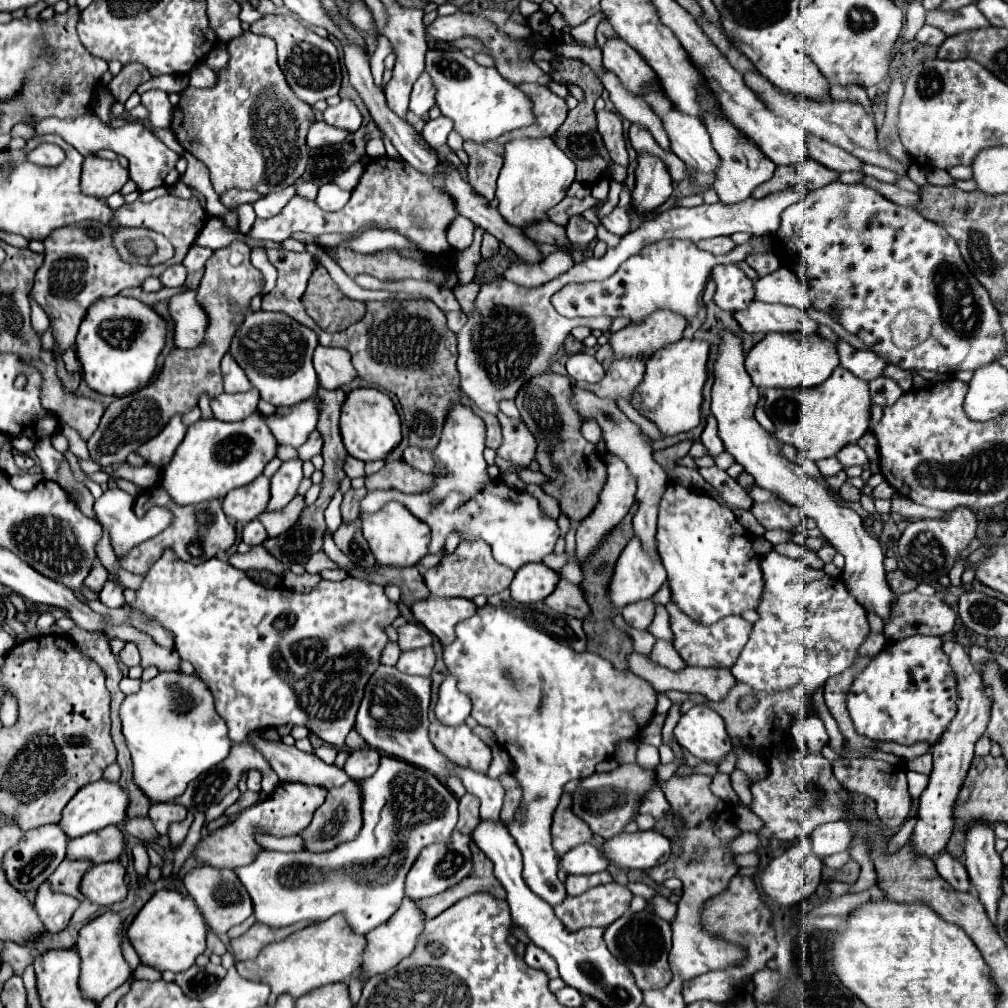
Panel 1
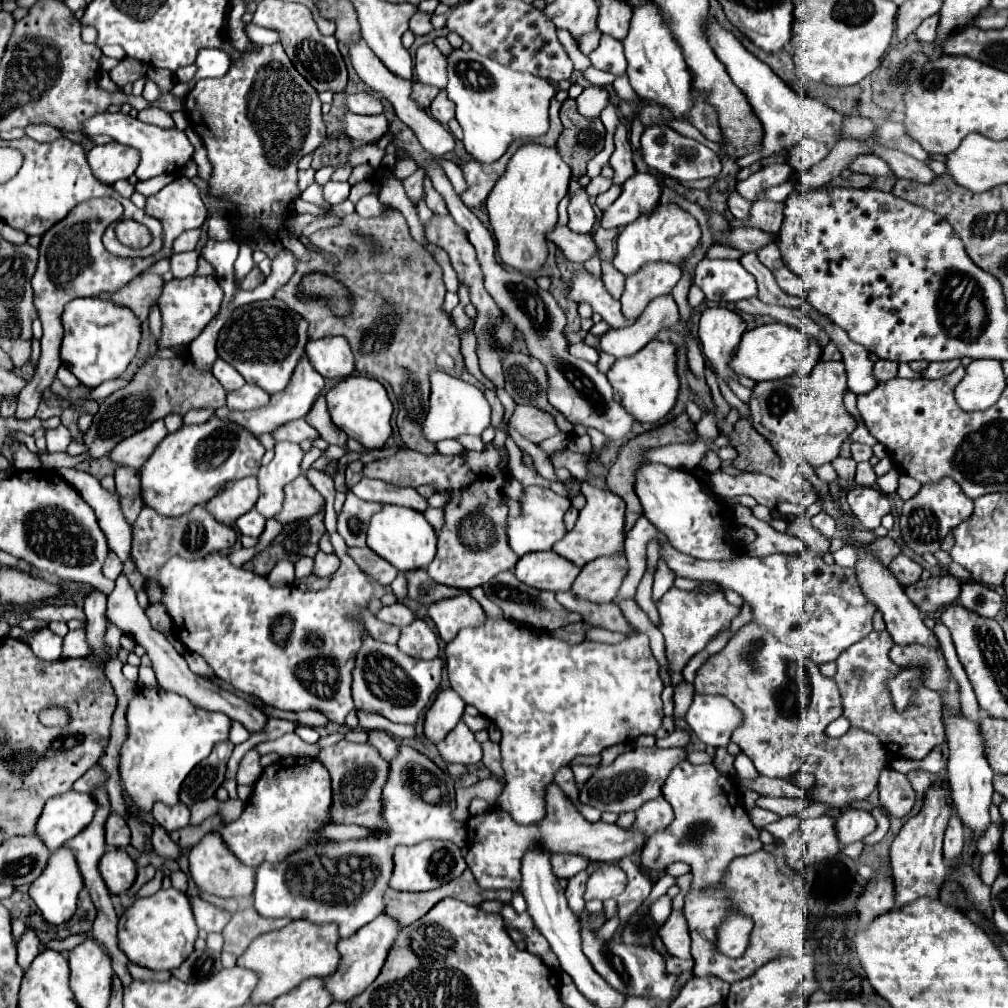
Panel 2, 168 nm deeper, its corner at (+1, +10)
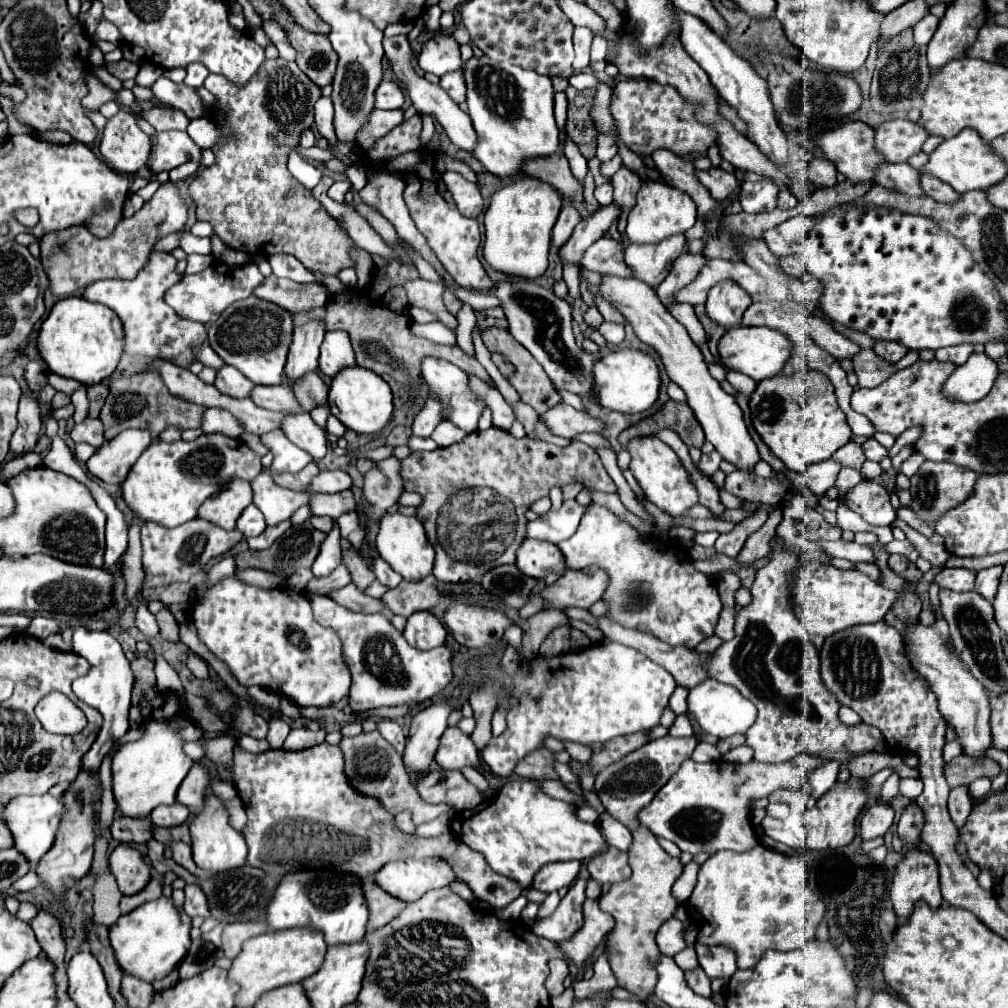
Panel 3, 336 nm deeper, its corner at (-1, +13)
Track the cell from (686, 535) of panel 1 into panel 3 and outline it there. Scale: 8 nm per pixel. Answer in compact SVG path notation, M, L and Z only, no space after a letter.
M640 437L640 439L632 439L626 445L626 449L632 455L630 471L634 473L638 485L642 487L642 491L650 503L654 503L658 509L662 509L668 515L680 515L680 517L688 509L698 505L698 491L696 491L688 471L680 463L678 455L666 443L662 443L658 437Z

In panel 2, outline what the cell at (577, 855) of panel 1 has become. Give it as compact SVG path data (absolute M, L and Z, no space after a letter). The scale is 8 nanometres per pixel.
M554 854L552 856L552 872L556 874L556 878L570 880L578 872L586 870L586 866L588 866L588 860L576 854Z

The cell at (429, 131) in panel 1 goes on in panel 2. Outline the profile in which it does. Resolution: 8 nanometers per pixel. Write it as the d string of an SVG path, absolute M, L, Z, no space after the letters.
M440 90L440 94L432 100L430 114L432 114L432 118L436 118L444 126L450 118L454 118L454 106L452 106L452 100L448 100L446 90Z

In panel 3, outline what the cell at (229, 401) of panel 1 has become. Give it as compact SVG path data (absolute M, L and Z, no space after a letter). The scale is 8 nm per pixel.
M256 385L250 391L250 399L264 409L272 409L272 411L290 411L290 413L298 413L298 401L294 397L294 393L290 391L290 387L286 385L274 385L274 387L264 387L264 385Z

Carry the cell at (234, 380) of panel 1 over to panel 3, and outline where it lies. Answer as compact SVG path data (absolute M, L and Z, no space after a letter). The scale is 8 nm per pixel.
M224 365L216 375L214 387L218 387L218 391L222 391L230 397L248 397L254 385L236 367Z

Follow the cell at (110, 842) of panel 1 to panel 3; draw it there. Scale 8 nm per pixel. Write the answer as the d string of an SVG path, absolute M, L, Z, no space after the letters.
M114 817L110 825L112 839L118 843L146 843L152 839L150 819L132 819L132 817Z

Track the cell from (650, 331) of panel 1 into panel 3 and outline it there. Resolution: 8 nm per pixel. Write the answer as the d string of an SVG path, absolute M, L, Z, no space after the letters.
M676 235L674 239L664 239L662 243L634 247L626 245L624 259L632 269L632 277L656 289L672 269L672 263L684 251L684 235Z

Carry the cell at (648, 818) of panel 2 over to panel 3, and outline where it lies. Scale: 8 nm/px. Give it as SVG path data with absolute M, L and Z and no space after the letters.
M644 825L634 831L634 843L628 851L628 863L632 865L632 877L626 883L616 883L610 887L608 895L600 897L600 909L610 913L616 921L612 933L608 935L606 951L610 967L620 983L620 987L638 995L646 1001L648 993L654 989L654 971L642 967L642 959L654 959L658 955L658 945L654 939L658 927L670 919L678 907L670 889L680 877L682 865L678 859L670 857L658 843L658 837Z

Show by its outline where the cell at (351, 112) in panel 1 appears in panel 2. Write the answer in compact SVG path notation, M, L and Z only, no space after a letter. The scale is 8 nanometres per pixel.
M358 92L352 96L346 96L346 108L354 114L382 114L384 112L382 102L368 92Z

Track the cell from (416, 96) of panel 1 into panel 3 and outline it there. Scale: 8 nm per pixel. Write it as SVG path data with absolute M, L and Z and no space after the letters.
M438 33L436 37L428 39L422 45L422 51L418 55L418 65L422 71L438 77L460 69L462 59L460 59L458 43L452 39L452 35Z

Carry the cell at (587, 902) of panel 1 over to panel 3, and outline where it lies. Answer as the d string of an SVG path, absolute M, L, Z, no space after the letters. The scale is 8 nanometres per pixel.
M608 847L602 855L596 855L588 863L590 877L598 881L600 885L614 885L620 881L630 879L630 865L628 865L628 855L618 851L616 847Z

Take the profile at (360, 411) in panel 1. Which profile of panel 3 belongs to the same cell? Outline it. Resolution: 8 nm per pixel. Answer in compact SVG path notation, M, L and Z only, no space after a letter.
M346 367L342 369L330 385L330 395L328 395L330 409L336 409L336 417L352 431L364 433L364 435L374 435L382 431L390 419L392 419L392 391L390 385L376 375L370 369L360 369L360 367Z

